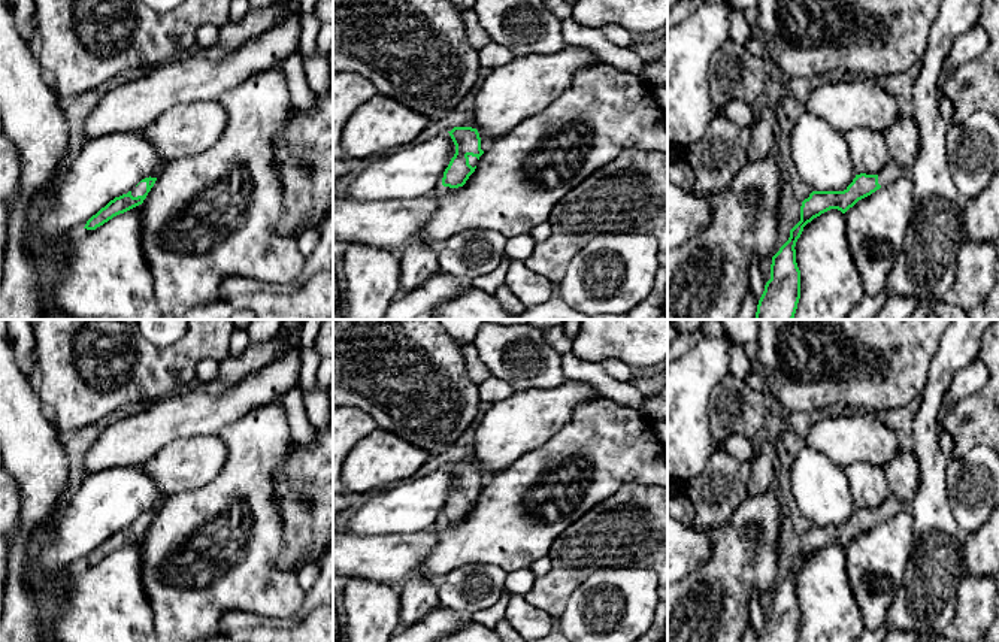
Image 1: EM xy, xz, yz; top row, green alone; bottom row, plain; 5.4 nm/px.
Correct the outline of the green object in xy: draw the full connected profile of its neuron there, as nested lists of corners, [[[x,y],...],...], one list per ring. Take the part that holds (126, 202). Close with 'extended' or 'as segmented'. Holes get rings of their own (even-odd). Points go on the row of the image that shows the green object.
[[[151,176],[142,179],[131,191],[119,197],[115,197],[105,208],[102,208],[96,215],[93,215],[87,221],[84,228],[96,230],[97,227],[112,219],[113,216],[142,205],[148,193],[154,187],[155,181],[157,178],[151,178]]]; extended

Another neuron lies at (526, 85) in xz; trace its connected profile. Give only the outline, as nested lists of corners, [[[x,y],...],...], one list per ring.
[[[587,46],[553,54],[529,54],[496,67],[475,97],[475,122],[479,134],[502,137],[521,121],[545,109],[584,67],[600,64]]]

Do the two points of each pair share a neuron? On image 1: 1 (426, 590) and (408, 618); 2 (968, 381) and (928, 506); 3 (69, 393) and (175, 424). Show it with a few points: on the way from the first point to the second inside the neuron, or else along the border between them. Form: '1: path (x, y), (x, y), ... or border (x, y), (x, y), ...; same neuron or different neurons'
1: path (418, 597), (411, 611); same neuron
2: border (974, 362), (956, 372), (945, 393); different neurons
3: border (182, 391), (156, 399), (150, 405); different neurons

